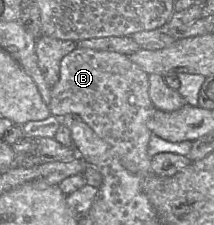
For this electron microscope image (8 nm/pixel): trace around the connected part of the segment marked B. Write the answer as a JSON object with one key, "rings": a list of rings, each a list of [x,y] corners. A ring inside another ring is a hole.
{"rings":[[[76,47],[60,63],[58,81],[51,88],[49,110],[55,117],[79,115],[108,143],[122,166],[142,178],[153,175],[148,144],[152,132],[147,121],[156,109],[149,96],[149,74],[127,55]]]}

